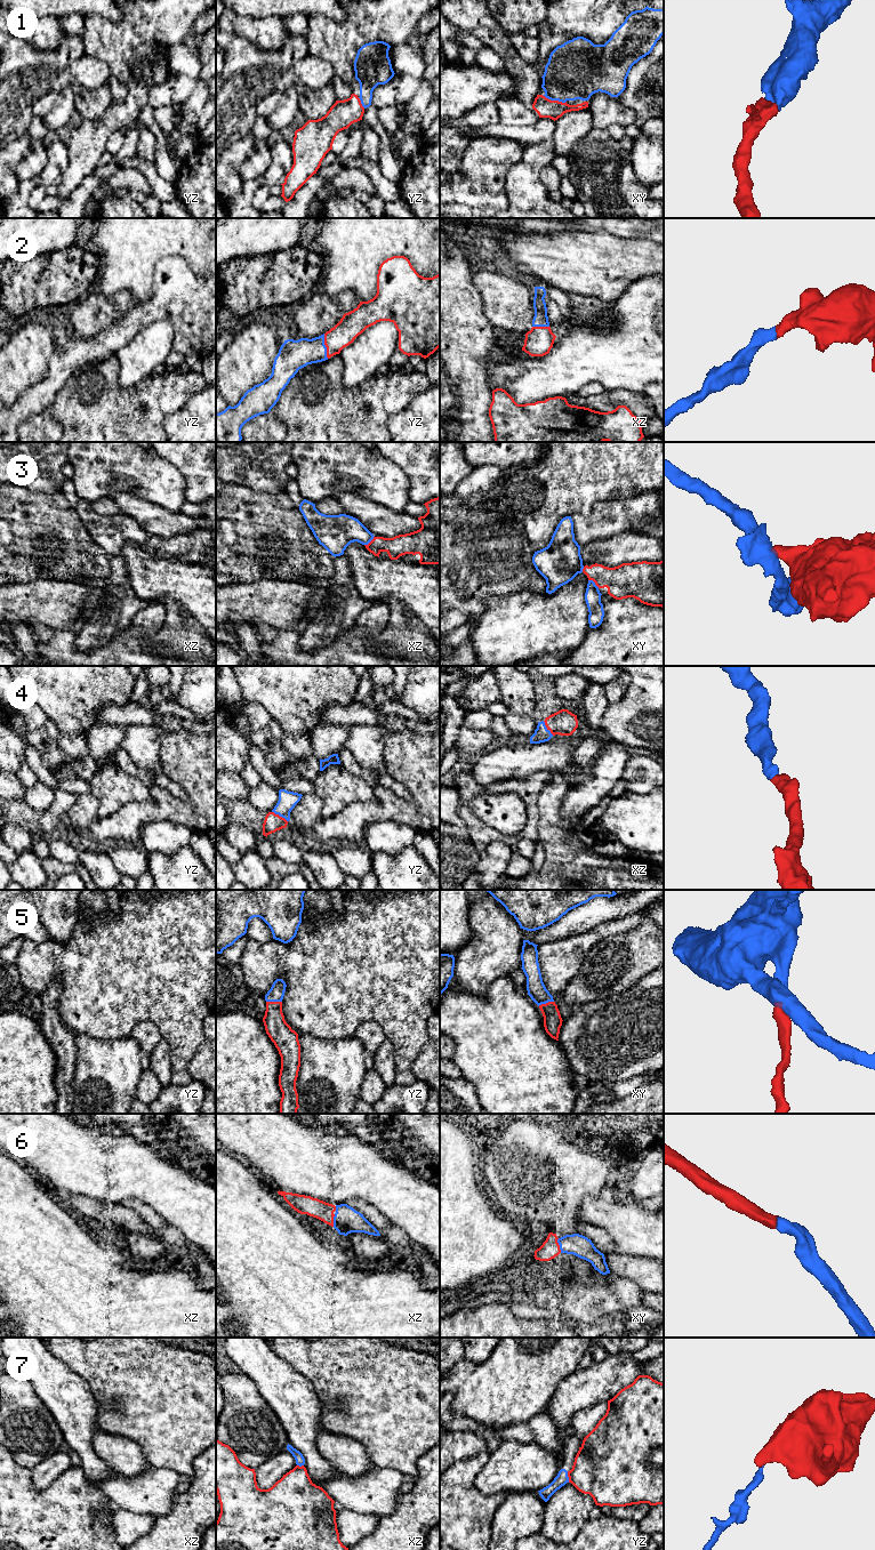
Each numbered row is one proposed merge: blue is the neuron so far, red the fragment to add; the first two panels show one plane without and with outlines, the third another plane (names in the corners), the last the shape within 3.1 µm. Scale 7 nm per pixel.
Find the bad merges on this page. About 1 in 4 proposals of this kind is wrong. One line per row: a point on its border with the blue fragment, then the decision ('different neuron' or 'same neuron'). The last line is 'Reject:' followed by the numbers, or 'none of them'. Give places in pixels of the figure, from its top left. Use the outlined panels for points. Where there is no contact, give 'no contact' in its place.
1: xy (555, 99) | same neuron
2: yz (324, 346) | same neuron
3: xy (594, 583) | different neuron
4: yz (280, 816) | same neuron
5: yz (274, 1001) | same neuron
6: xy (559, 1244) | same neuron
7: yz (568, 1477) | different neuron
Reject: 3, 7

